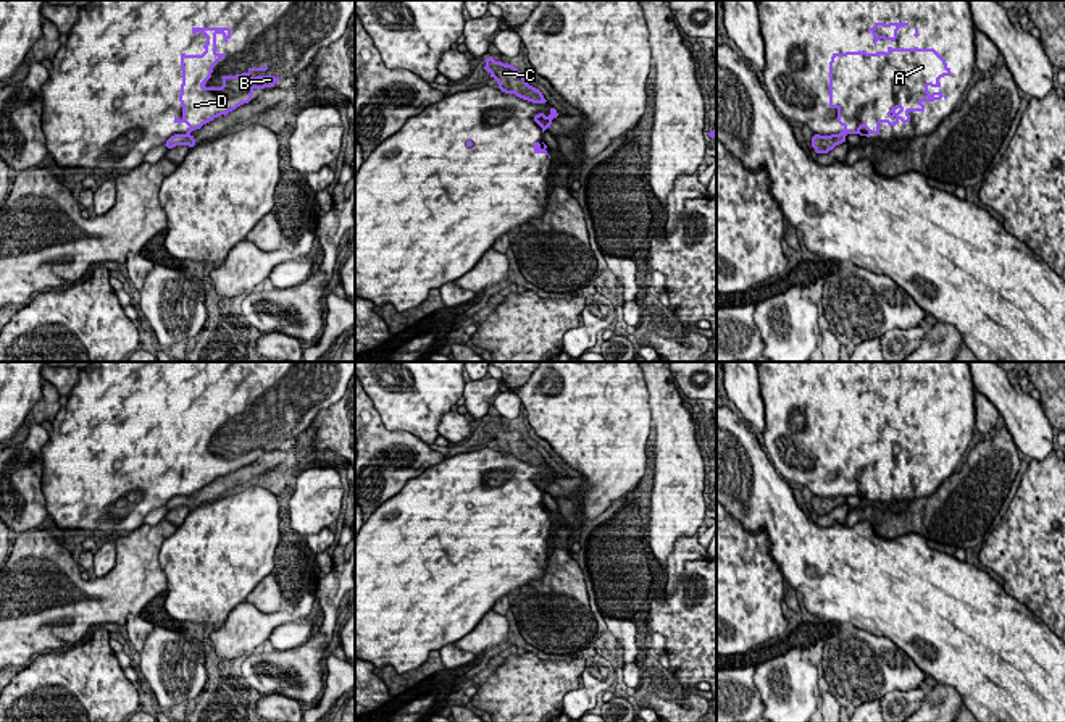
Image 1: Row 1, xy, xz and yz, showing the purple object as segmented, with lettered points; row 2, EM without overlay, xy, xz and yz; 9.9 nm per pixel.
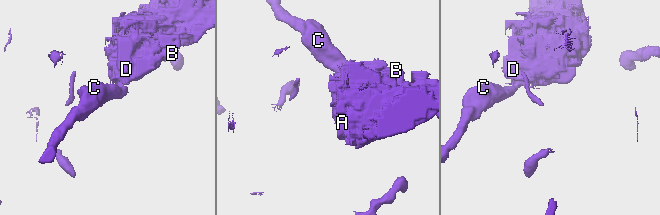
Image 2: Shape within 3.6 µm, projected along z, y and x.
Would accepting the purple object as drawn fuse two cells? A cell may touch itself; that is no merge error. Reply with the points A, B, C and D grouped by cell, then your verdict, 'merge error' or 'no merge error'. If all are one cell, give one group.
A B D / C; merge error

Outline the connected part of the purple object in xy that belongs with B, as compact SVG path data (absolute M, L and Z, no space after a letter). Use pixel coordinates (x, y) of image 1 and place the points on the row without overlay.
M192 389L192 396L203 396L207 405L202 417L181 415L182 446L179 464L182 468L182 480L174 476L174 485L186 485L190 496L200 491L203 486L213 483L221 476L228 476L237 468L252 462L255 451L274 449L279 438L257 438L252 439L250 433L266 433L265 430L248 430L247 434L236 438L223 438L221 449L207 449L207 443L211 439L213 428L226 418L226 415L216 413L216 397L221 396L224 404L231 401L229 389Z

